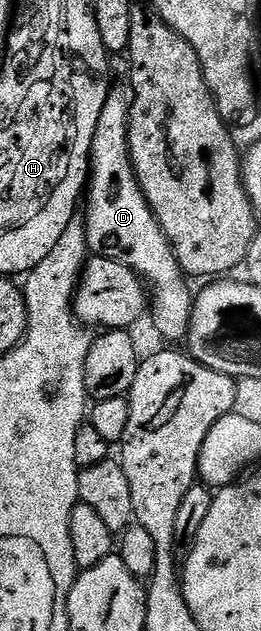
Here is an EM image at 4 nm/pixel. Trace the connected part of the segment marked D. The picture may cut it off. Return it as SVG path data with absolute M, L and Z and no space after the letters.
M131 82L109 86L108 100L102 105L102 117L98 117L98 129L94 133L86 184L88 250L92 255L104 255L126 265L144 280L151 295L150 319L152 315L157 333L168 342L165 344L180 345L188 338L194 295L188 292L189 280L181 271L170 241L150 209L132 168L128 122L133 105Z

